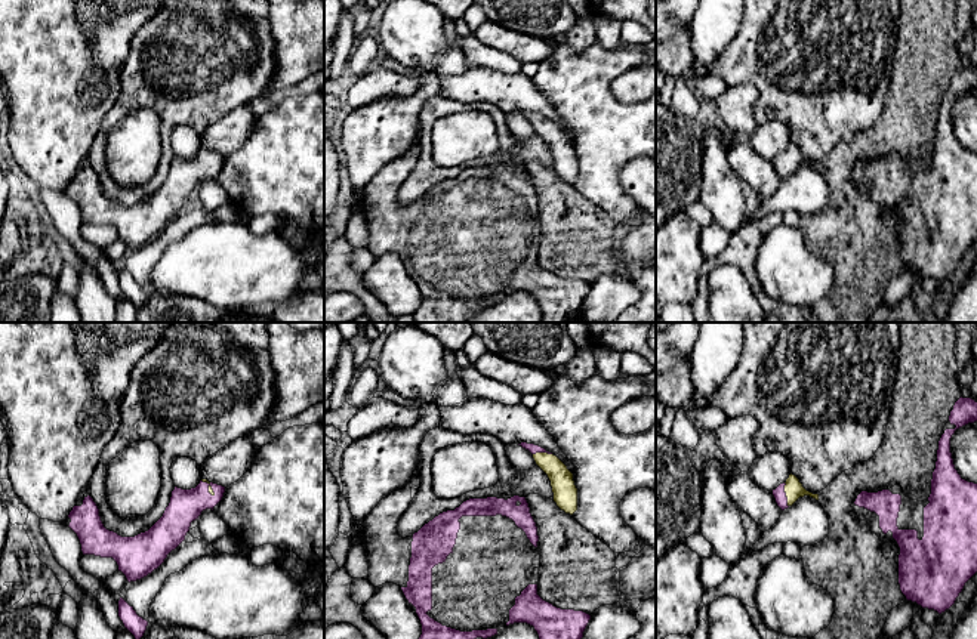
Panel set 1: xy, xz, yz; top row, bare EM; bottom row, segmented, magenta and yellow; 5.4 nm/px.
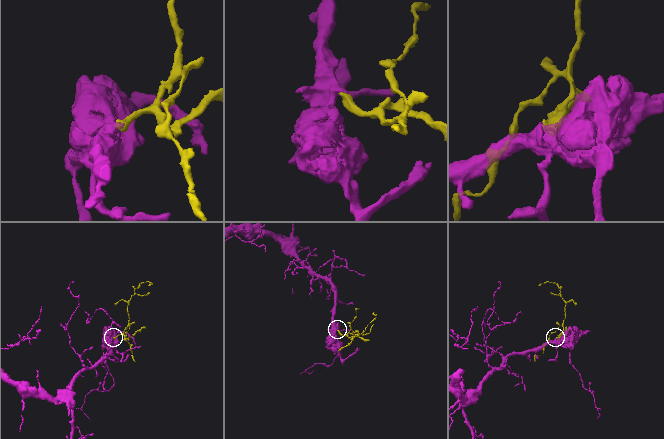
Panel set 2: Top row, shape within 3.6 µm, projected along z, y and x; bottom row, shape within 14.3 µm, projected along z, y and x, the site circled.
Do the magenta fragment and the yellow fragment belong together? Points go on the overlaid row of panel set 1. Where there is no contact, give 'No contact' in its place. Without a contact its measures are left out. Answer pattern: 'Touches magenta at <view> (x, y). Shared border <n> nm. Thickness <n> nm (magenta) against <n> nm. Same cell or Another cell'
Touches magenta at yz (785, 494). Shared border 140 nm. Thickness 70 nm (magenta) against 100 nm. Same cell

